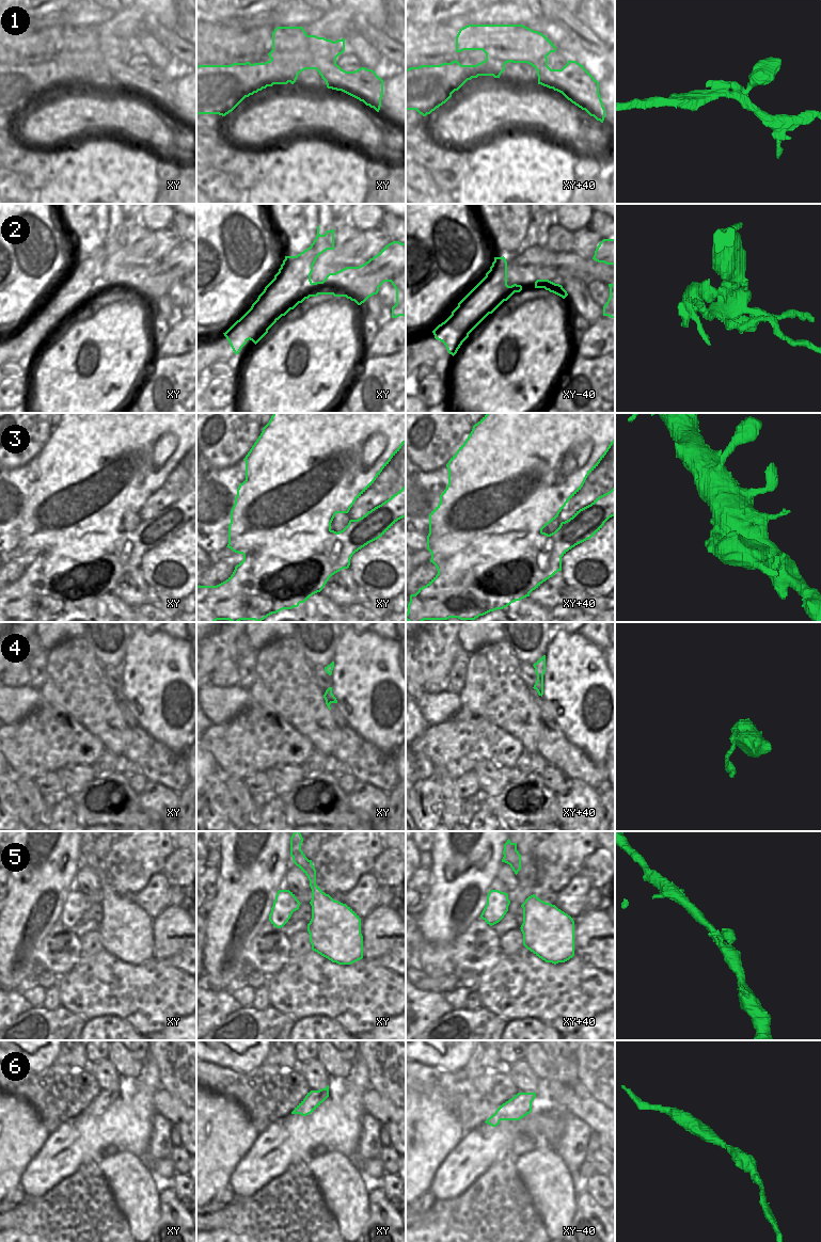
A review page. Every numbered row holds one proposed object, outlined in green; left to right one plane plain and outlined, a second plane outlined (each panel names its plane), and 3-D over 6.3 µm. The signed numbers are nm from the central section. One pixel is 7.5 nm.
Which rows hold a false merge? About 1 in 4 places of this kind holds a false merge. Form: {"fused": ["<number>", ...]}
{"fused": ["1", "2", "3"]}

